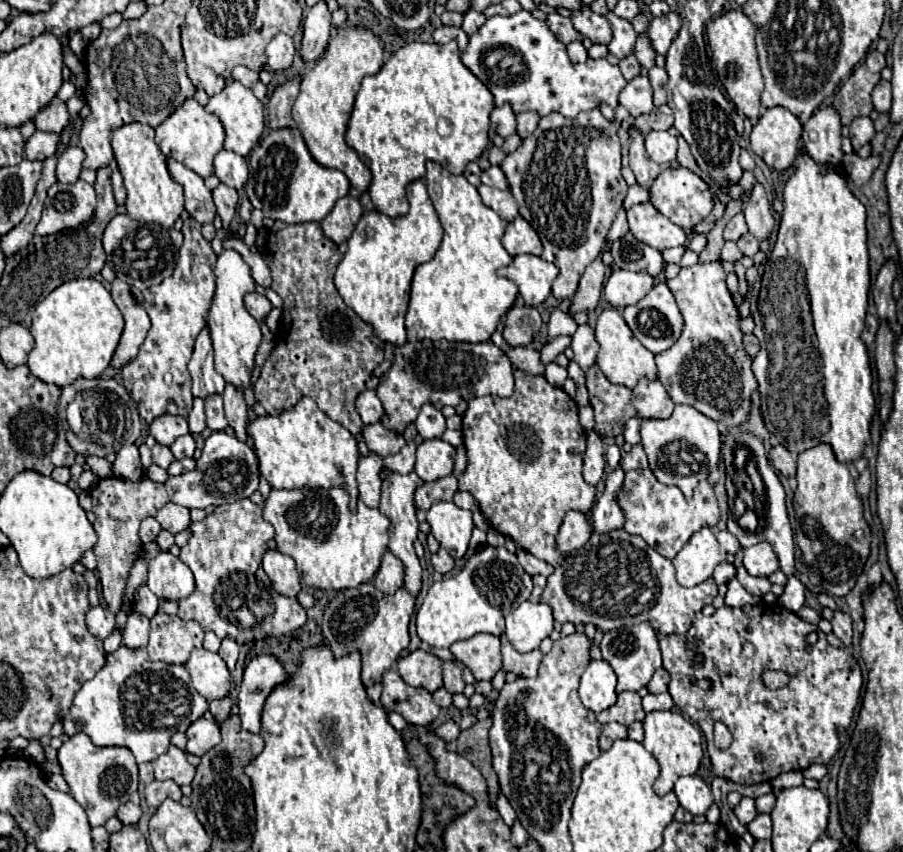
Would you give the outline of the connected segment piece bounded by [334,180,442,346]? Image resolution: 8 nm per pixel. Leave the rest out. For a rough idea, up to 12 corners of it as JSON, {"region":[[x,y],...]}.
{"region":[[424,180],[410,212],[364,214],[334,274],[380,340],[406,344],[414,270],[442,226]]}

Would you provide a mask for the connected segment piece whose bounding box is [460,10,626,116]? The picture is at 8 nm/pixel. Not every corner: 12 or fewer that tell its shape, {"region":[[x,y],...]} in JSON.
{"region":[[526,10],[488,18],[460,58],[516,114],[616,108],[620,68]]}

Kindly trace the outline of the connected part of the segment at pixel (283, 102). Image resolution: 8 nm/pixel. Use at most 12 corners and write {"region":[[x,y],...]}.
{"region":[[300,82],[278,86],[268,104],[270,128],[294,128]]}

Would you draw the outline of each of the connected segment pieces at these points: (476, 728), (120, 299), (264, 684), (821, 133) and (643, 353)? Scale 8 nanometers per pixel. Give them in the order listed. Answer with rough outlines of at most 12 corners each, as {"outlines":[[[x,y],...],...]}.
{"outlines":[[[482,720],[460,732],[448,748],[466,756],[486,778],[492,804],[498,774],[492,766],[488,730]],[[116,278],[110,294],[126,322],[112,366],[138,354],[150,330],[144,296]],[[274,656],[244,670],[238,708],[242,728],[260,734],[266,696],[286,680]],[[832,106],[804,124],[816,164],[840,166],[840,116]],[[616,308],[598,316],[598,368],[634,388],[656,376],[654,354]]]}

